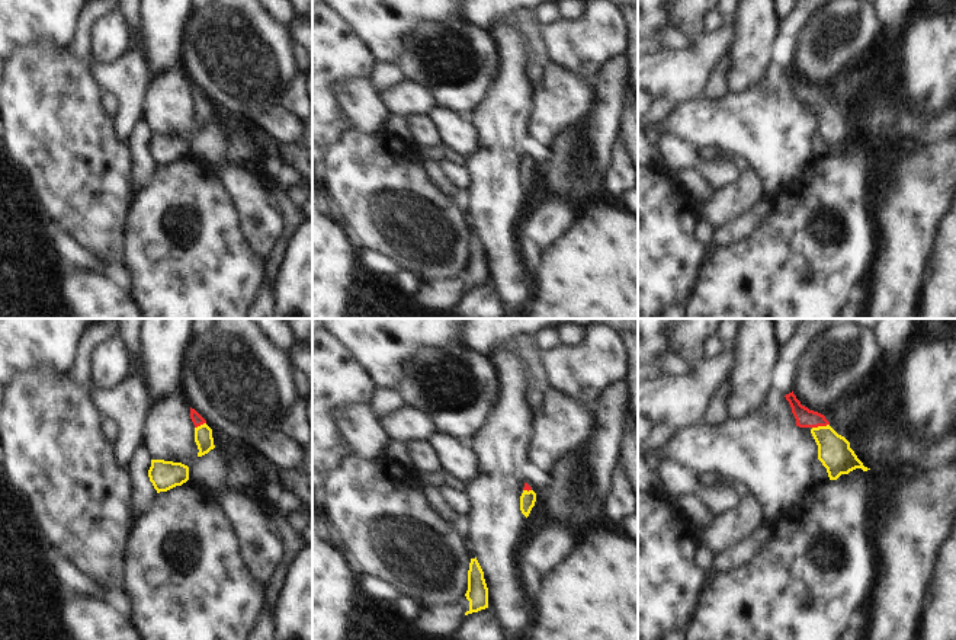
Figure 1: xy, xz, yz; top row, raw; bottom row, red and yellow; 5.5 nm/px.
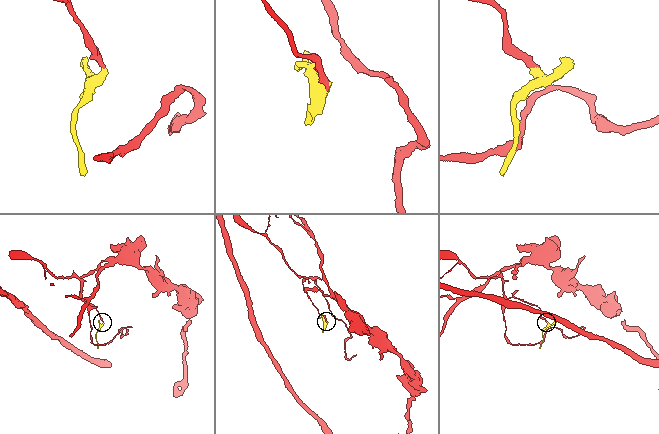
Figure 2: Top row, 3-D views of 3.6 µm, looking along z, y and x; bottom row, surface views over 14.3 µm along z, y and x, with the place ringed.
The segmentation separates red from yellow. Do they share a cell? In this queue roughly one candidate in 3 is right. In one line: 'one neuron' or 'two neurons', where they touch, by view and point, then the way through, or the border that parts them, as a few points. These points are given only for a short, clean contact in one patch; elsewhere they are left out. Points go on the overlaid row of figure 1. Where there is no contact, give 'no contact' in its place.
one neuron | yz (820, 425) | across yz (805, 418), (814, 419), (820, 425), (834, 451)

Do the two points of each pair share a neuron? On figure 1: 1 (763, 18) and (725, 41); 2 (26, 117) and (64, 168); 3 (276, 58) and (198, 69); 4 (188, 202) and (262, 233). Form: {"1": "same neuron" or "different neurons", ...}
{"1": "different neurons", "2": "same neuron", "3": "same neuron", "4": "different neurons"}

